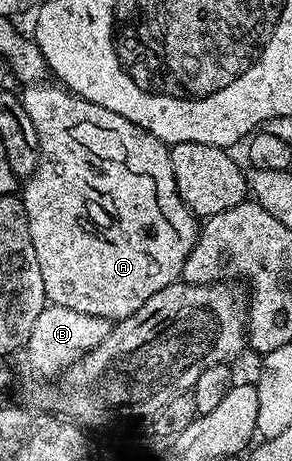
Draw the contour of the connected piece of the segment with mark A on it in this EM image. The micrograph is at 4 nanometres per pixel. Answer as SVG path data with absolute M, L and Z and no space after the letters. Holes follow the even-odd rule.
M50 82L32 83L24 86L21 98L25 105L25 113L29 113L29 121L33 121L33 129L37 129L37 141L39 142L39 164L37 169L21 187L23 208L29 221L29 237L33 237L33 249L37 249L37 265L41 265L41 281L45 281L45 293L51 303L65 305L65 309L77 309L77 313L89 313L93 317L105 317L112 321L128 319L153 293L161 293L170 283L180 282L183 266L190 251L194 247L195 240L199 236L200 224L197 216L183 204L177 189L177 181L173 177L173 165L171 164L171 152L168 144L161 142L157 137L150 135L145 129L133 125L121 113L113 113L101 105L93 105L89 101L71 94L62 86L50 87ZM111 183L119 191L127 187L131 195L135 195L135 203L110 203L107 198L111 195Z

